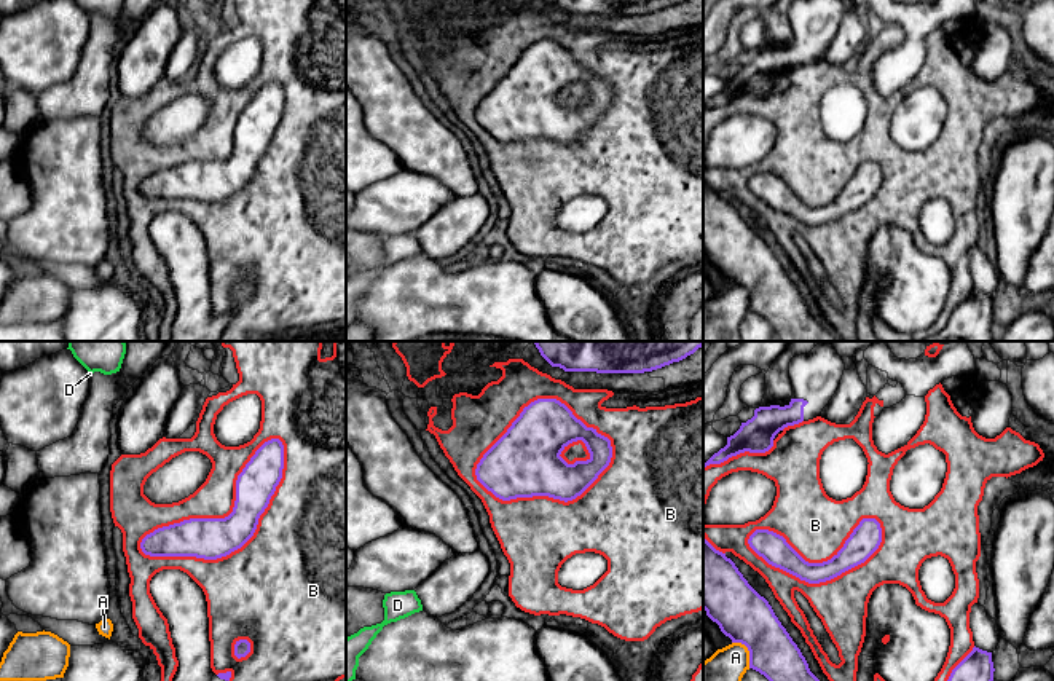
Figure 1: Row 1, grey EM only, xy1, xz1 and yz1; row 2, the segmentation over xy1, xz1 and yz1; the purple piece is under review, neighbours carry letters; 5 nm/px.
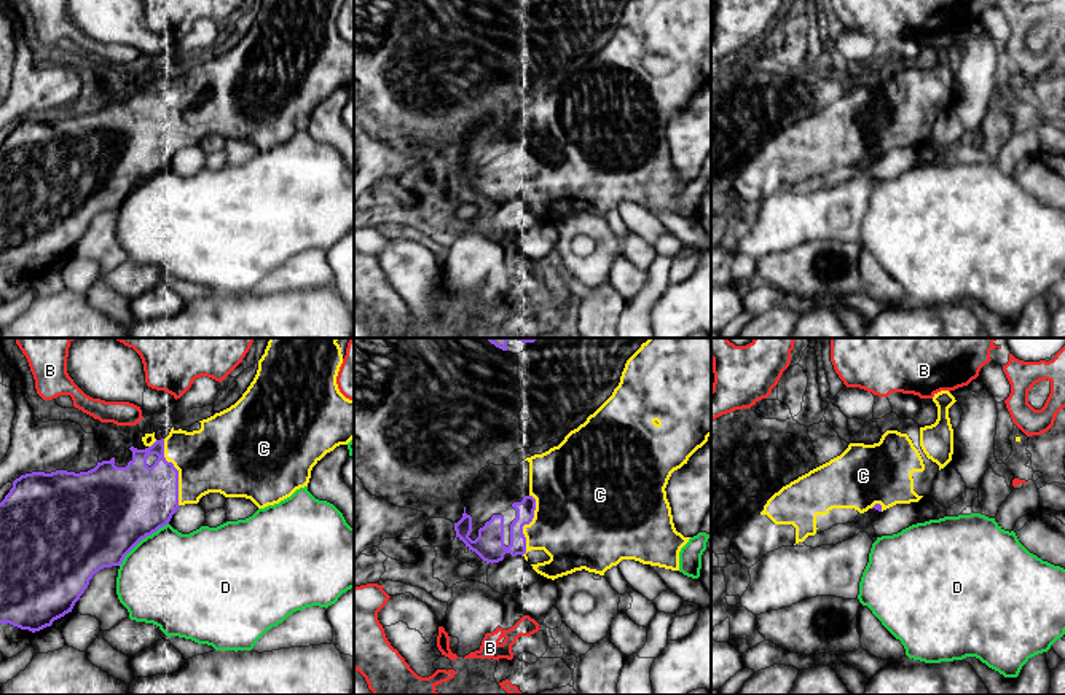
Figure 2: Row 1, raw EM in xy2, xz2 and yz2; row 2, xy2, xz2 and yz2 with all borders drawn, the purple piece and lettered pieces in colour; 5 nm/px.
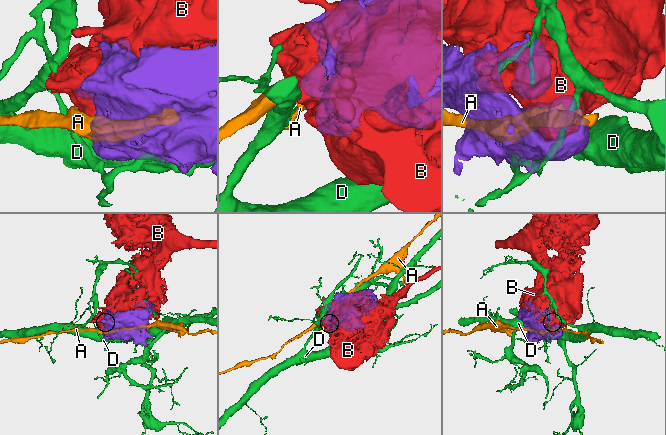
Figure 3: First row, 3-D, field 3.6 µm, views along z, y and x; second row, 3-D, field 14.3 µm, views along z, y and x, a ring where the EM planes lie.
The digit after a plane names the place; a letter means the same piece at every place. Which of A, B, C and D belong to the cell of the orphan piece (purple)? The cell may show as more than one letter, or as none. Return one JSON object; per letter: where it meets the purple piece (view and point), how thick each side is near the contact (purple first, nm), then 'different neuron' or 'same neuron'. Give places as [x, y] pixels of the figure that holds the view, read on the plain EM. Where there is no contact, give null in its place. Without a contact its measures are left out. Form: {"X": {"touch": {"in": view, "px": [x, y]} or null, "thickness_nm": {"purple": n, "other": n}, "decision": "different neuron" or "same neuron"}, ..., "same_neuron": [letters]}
{"A": {"touch": {"in": "yz1", "px": [748, 292]}, "thickness_nm": {"purple": 260, "other": 260}, "decision": "different neuron"}, "B": {"touch": {"in": "xy1", "px": [222, 161]}, "thickness_nm": {"purple": 200, "other": 190}, "decision": "different neuron"}, "C": {"touch": {"in": "xy2", "px": [177, 115]}, "thickness_nm": {"purple": 360, "other": 380}, "decision": "same neuron"}, "D": {"touch": {"in": "xy2", "px": [142, 180]}, "thickness_nm": {"purple": 480, "other": 480}, "decision": "different neuron"}, "same_neuron": ["C"]}

